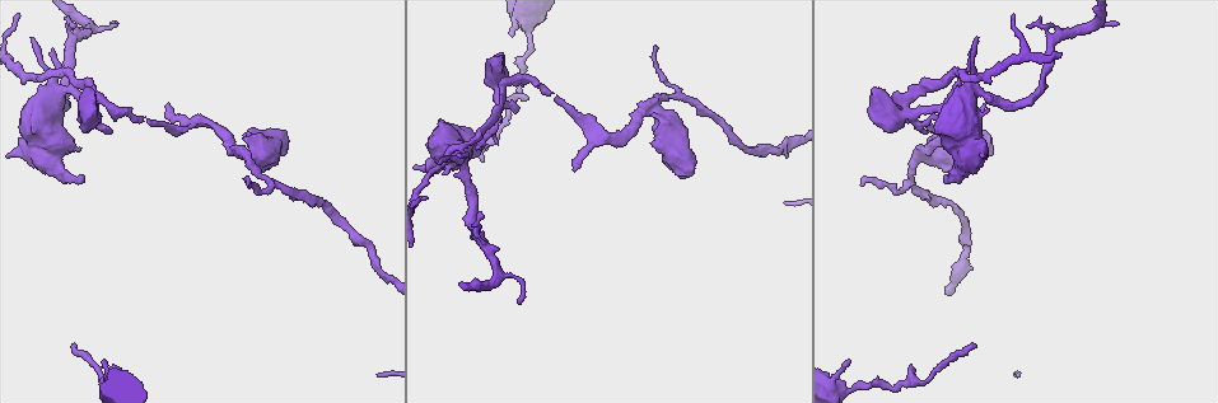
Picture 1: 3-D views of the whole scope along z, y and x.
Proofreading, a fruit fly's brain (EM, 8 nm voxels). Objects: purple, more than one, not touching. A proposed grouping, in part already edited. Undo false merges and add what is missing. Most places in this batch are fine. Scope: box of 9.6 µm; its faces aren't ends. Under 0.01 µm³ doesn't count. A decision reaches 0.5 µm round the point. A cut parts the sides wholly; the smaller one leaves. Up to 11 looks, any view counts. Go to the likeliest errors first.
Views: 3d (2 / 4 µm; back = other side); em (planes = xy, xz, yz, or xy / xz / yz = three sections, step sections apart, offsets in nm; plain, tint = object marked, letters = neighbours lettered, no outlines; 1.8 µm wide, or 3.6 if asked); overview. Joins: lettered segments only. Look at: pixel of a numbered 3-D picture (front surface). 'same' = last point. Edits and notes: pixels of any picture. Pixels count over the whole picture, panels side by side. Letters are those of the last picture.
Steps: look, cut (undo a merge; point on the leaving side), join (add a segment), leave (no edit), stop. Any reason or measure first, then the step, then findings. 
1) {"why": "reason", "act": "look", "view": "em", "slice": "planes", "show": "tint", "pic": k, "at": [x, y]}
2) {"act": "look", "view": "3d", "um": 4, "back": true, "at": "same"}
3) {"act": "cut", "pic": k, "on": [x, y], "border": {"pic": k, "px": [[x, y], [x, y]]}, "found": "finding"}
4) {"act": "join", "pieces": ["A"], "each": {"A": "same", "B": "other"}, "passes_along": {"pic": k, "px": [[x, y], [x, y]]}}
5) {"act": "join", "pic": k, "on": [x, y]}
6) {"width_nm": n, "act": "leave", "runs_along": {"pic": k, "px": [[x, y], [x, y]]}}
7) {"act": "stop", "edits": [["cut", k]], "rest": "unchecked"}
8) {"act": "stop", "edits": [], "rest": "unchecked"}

{"why": "free end", "act": "look", "view": "3d", "um": 4, "back": true, "pic": 1, "at": [513, 36]}

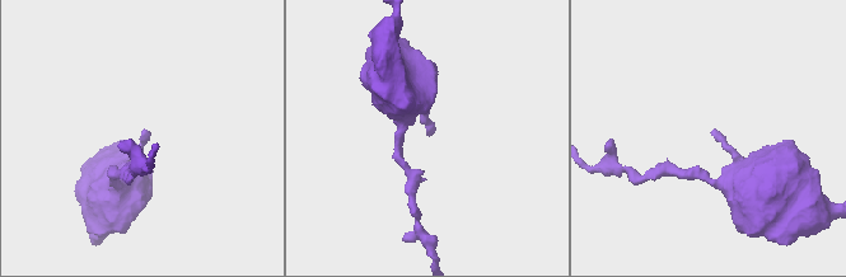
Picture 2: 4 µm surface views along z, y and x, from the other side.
{"act": "look", "view": "em", "um": 3.6, "slice": "planes", "show": "letters", "pic": 2, "at": [713, 132]}

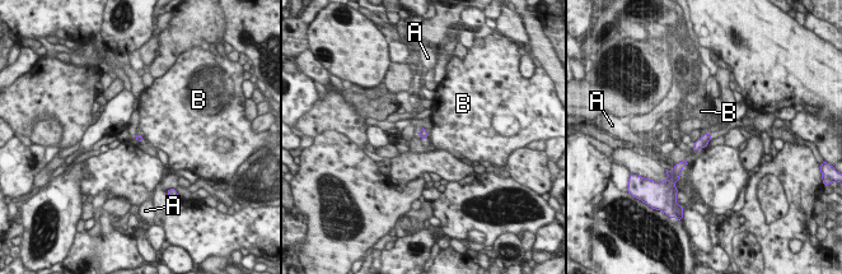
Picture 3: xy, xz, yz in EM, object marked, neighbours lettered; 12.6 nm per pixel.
{"longest_contact_nm": ["B", 120], "act": "leave", "each": {"A": "other", "B": "other"}, "found": "none of them fits"}

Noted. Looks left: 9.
{"why": "tapers out", "act": "look", "view": "3d", "um": 4, "pic": 1, "at": [148, 119]}

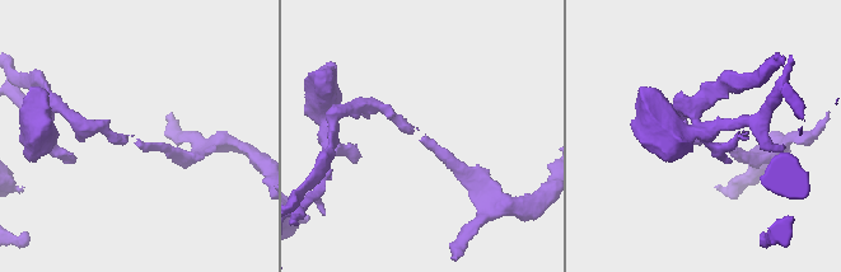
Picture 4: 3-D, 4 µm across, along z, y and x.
{"act": "look", "view": "em", "slice": "xz", "step": 8, "show": "letters", "pic": 4, "at": [700, 142]}

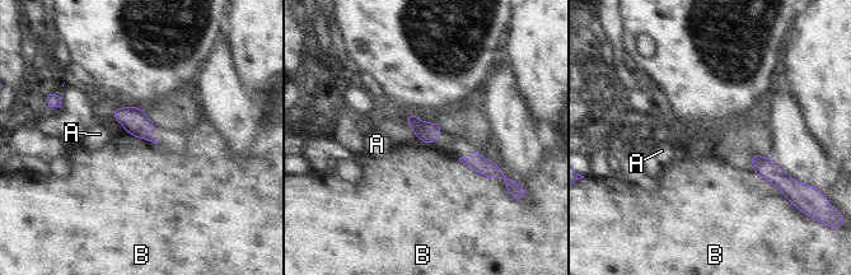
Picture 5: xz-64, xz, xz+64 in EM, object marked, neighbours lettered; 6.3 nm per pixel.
{"act": "leave", "each": {"A": "other", "B": "other"}, "found": "none of them fits"}

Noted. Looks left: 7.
{"why": "an open end", "act": "look", "view": "3d", "um": 2, "back": true, "pic": 1, "at": [993, 152]}

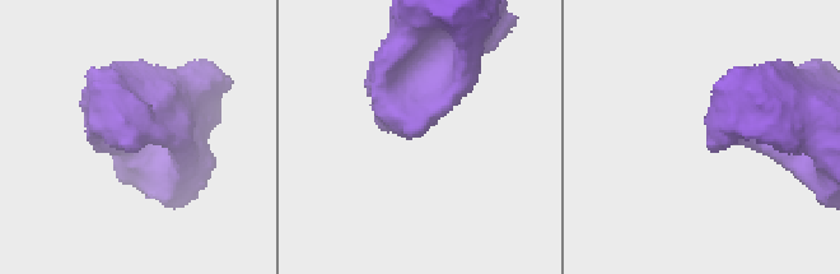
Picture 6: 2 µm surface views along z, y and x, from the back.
{"act": "look", "view": "em", "slice": "planes", "show": "tint", "pic": 6, "at": [133, 149]}

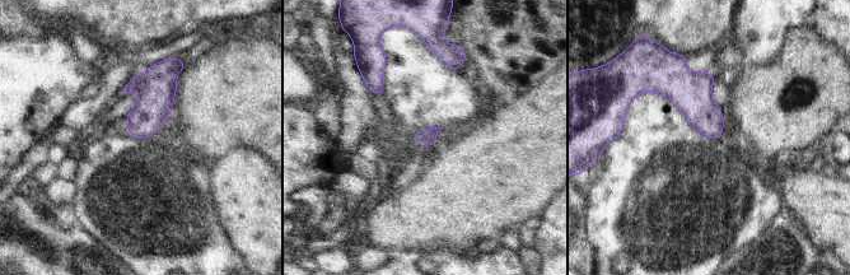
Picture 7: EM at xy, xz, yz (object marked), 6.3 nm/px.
{"act": "look", "view": "em", "slice": "planes", "show": "letters", "at": "same"}

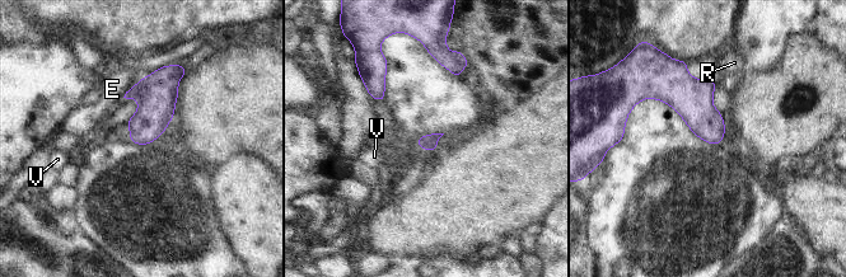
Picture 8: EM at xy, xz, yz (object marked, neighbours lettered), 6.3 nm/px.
{"act": "leave", "each": {"E": "other", "R": "other", "V": "other"}, "found": "none of them fits"}

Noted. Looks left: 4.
{"why": "a fork", "act": "look", "view": "3d", "um": 4, "pic": 1, "at": [911, 180]}

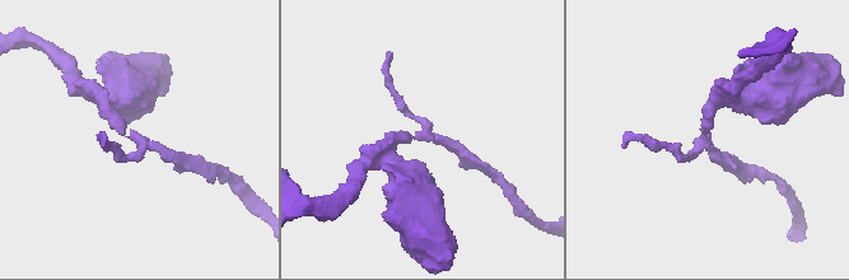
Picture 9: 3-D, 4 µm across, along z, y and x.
{"arms": 3, "act": "look", "view": "em", "slice": "xy", "step": 16, "show": "letters", "pic": 9, "at": [710, 143]}

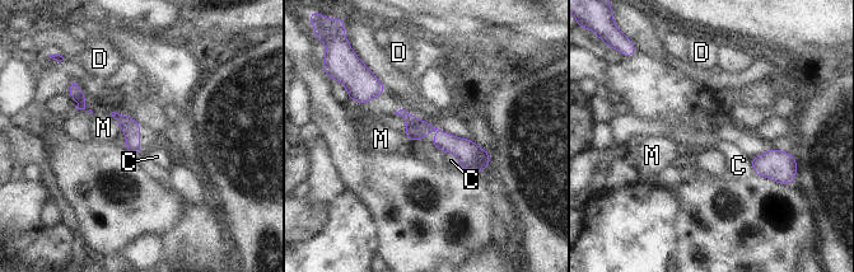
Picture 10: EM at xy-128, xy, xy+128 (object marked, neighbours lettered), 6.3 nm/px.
{"act": "leave", "each": {"C": "other", "D": "other", "M": "other"}, "runs_along": {"pic": 10, "px": [[406, 116], [486, 159]]}, "found": "all the same neuron"}

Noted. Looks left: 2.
{"act": "stop", "edits": [], "rest": "unchecked"}

